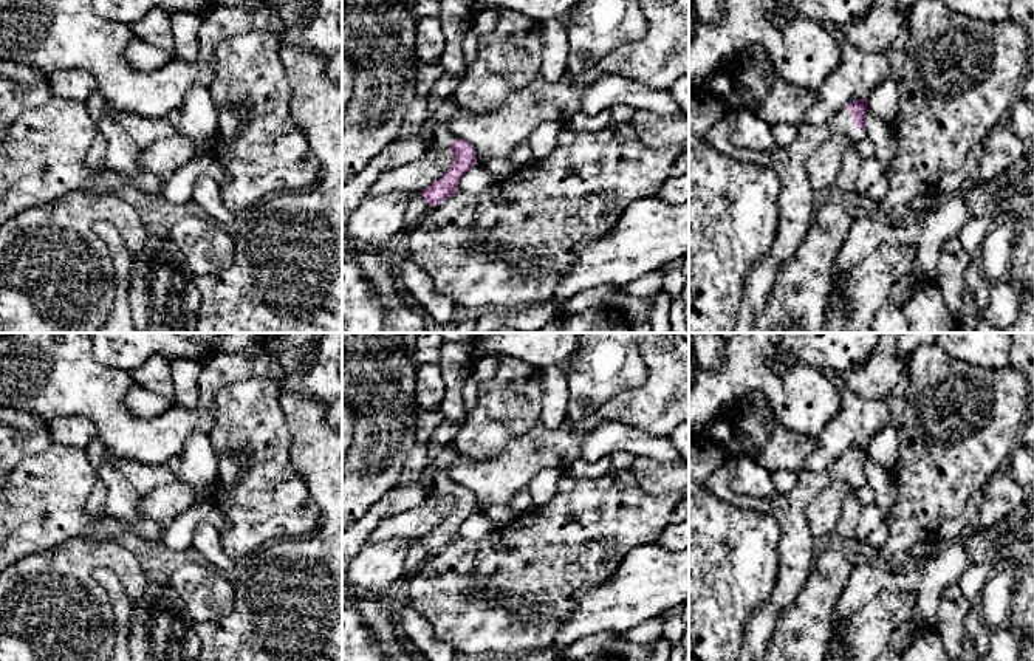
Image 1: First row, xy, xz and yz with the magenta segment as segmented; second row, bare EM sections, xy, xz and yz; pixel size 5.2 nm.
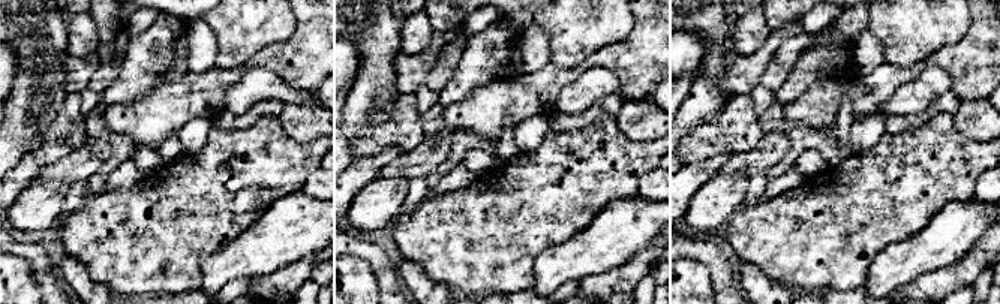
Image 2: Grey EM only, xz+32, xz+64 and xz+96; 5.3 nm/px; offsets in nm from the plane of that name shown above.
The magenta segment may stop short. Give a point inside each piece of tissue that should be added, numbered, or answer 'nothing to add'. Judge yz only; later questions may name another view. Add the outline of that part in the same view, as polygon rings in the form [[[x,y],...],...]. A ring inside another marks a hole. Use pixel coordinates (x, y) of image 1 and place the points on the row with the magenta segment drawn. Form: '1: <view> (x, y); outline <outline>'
1: yz (796, 202); outline [[[844,107],[822,125],[803,122],[796,141],[788,147],[758,152],[735,147],[729,133],[737,115],[721,118],[709,132],[707,144],[718,153],[772,169],[780,181],[779,224],[774,243],[746,276],[743,299],[732,333],[749,333],[752,320],[765,308],[779,269],[791,259],[805,238],[814,218],[814,190],[806,175],[810,156],[831,136],[844,135],[853,144],[867,138],[865,128],[853,125],[853,116]]]

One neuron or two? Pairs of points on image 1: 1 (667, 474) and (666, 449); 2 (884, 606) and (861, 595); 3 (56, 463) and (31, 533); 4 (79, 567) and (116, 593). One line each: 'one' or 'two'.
1: two
2: two
3: one
4: two

